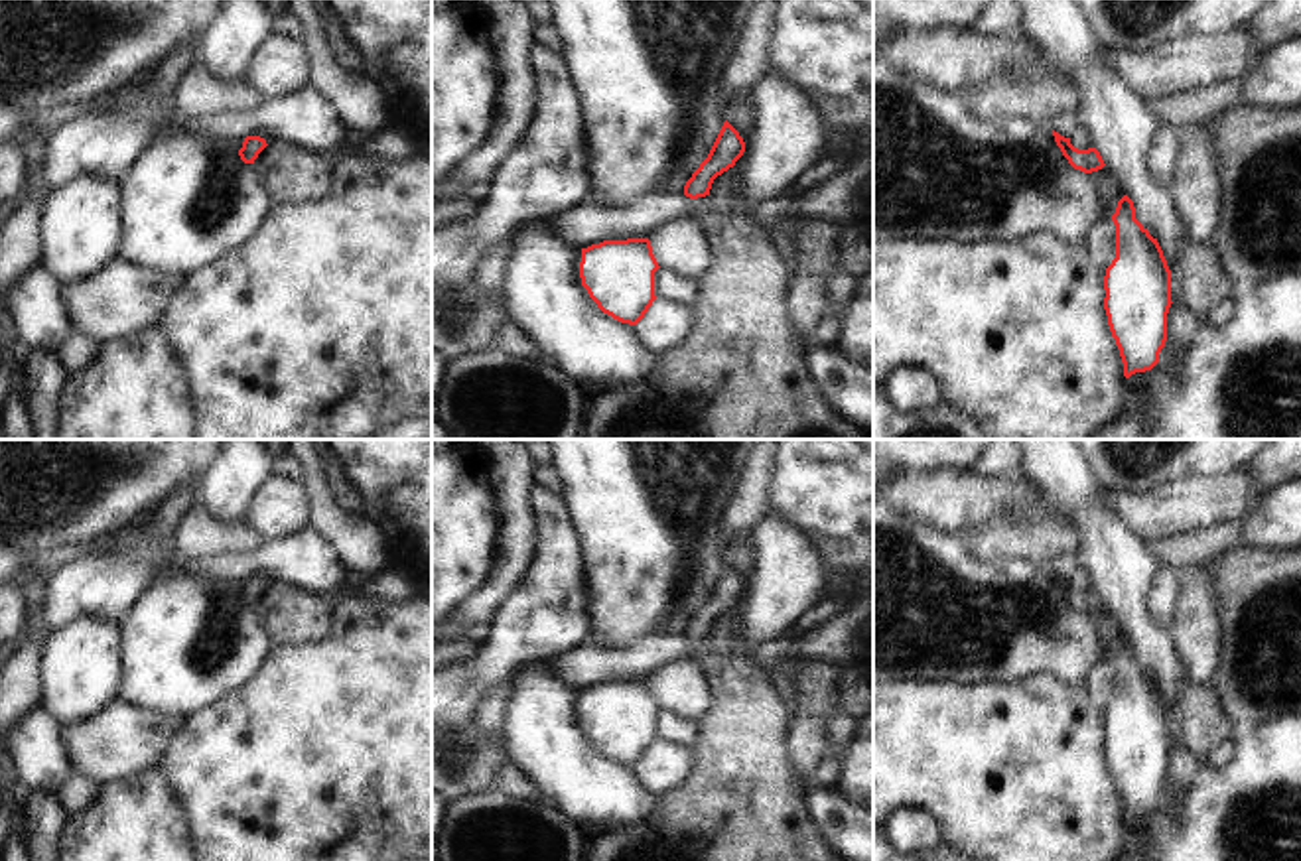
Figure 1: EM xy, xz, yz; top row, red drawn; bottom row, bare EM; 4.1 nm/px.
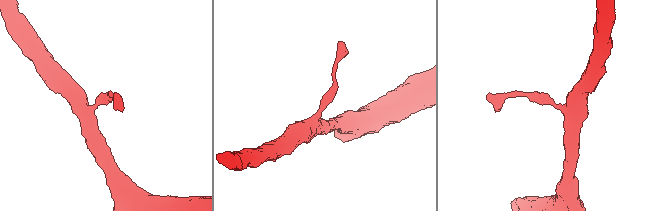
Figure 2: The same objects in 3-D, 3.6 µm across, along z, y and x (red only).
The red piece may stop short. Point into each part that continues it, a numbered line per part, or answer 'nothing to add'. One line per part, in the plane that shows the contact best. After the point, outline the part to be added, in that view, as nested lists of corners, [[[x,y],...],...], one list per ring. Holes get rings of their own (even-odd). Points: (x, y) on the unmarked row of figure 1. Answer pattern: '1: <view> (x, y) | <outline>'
nothing to add

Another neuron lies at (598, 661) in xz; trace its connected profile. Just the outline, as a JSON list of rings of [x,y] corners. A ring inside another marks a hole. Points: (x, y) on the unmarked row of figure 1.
[[[650,634],[631,644],[591,638],[587,644],[546,664],[576,690],[603,682],[650,680],[670,662],[698,662],[710,652],[710,636],[690,640],[684,634]]]

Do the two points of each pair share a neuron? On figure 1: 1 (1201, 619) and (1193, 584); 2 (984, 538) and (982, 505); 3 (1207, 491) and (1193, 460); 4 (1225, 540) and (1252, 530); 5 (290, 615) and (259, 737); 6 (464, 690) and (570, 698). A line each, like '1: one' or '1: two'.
1: one
2: two
3: two
4: two
5: two
6: two

